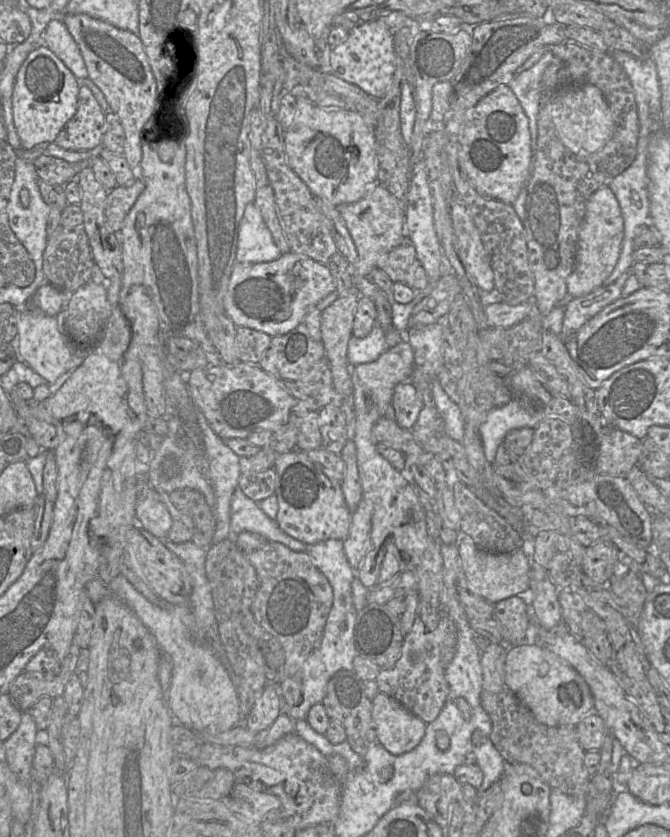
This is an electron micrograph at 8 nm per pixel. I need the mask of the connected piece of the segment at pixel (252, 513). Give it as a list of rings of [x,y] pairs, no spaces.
[[[239,487],[231,499],[230,537],[236,538],[241,532],[253,532],[264,537],[268,542],[277,542],[294,551],[305,550],[305,543],[283,532],[276,521],[270,519],[249,499]]]

